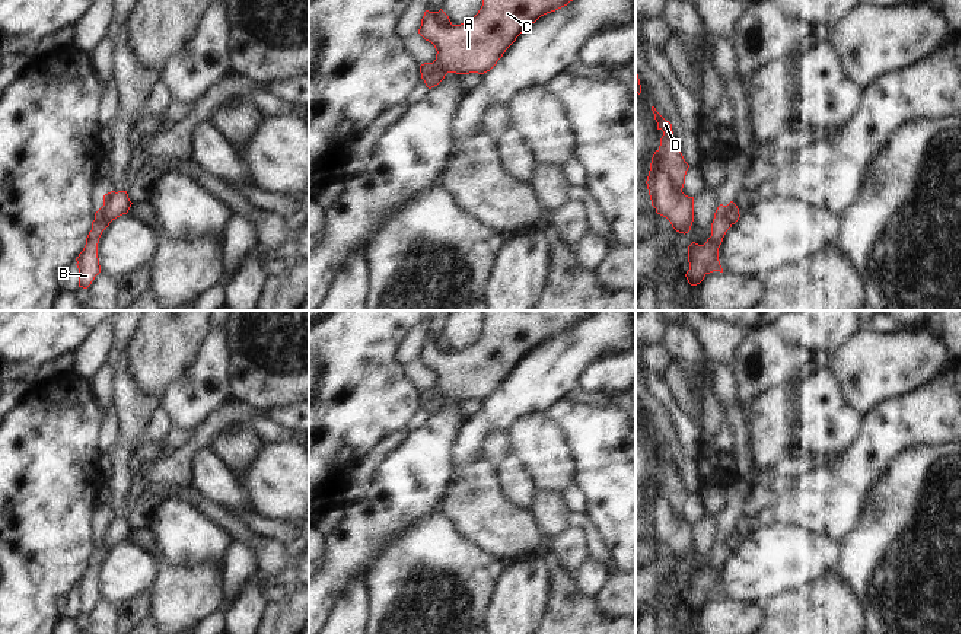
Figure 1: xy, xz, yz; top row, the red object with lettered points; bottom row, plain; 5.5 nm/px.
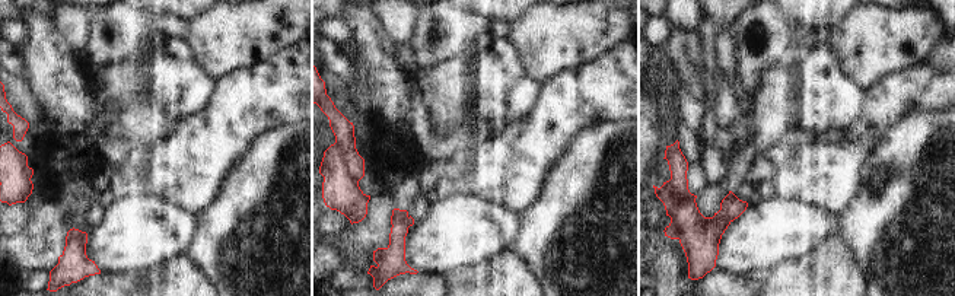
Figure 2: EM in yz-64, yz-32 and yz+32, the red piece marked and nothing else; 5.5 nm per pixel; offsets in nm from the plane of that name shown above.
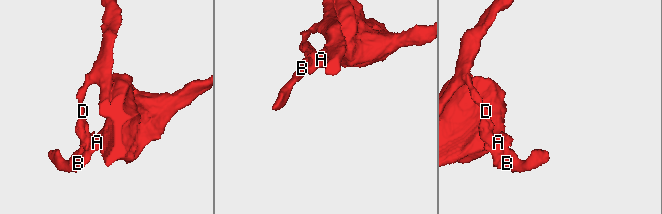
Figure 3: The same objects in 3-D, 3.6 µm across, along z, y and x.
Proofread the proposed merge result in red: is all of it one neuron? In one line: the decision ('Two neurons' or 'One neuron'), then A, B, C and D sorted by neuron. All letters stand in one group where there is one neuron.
Two neurons. Groups: A B C / D

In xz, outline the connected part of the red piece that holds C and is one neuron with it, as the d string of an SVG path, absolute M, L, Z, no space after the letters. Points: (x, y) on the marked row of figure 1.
M482 0L478 13L461 25L440 25L436 20L436 12L426 10L418 34L434 45L437 54L433 63L420 66L421 79L424 80L437 69L456 74L490 71L529 25L570 1L573 0Z

